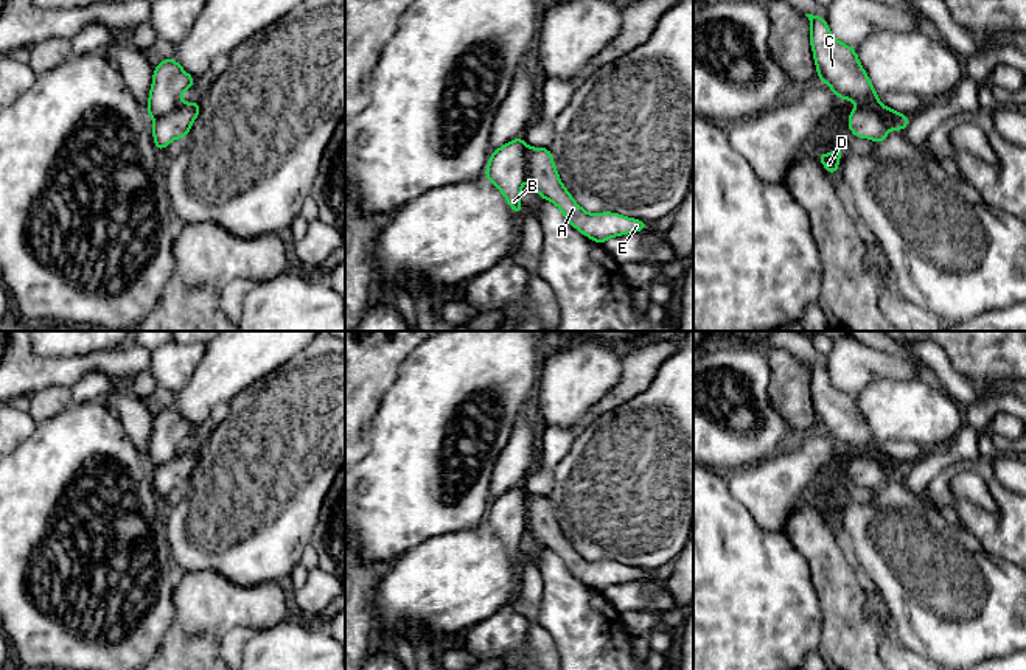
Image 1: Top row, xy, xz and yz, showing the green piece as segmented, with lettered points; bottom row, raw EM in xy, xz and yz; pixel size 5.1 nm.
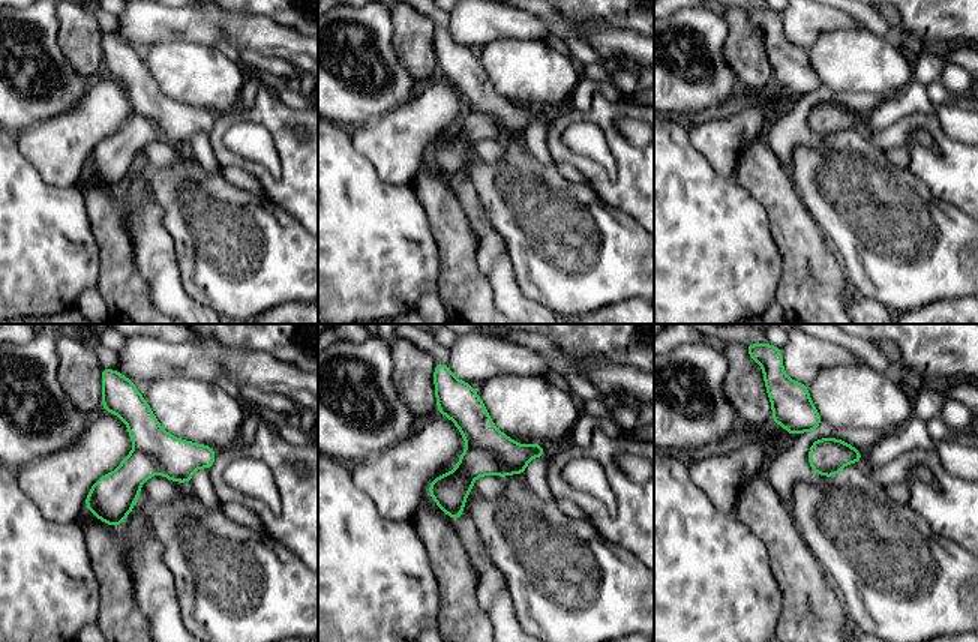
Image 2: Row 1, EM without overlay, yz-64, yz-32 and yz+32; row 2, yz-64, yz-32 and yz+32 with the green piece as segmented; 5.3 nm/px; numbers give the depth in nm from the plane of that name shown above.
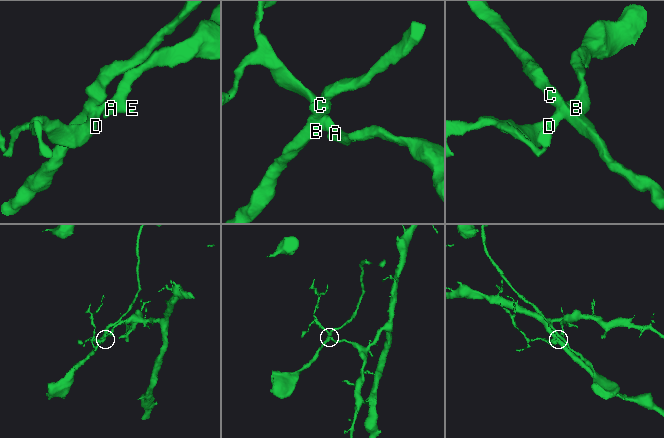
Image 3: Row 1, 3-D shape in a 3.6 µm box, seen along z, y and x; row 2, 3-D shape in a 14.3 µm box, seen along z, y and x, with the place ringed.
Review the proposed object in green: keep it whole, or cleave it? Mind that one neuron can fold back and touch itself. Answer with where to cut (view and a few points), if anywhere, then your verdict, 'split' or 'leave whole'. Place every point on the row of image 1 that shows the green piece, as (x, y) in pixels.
yz (857, 106), (886, 111), (891, 115), (893, 128) | split

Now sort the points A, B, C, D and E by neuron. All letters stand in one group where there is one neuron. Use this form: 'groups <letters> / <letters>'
groups A D E / B C

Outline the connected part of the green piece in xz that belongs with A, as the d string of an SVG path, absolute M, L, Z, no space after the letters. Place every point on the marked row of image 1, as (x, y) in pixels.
M525 145L527 179L541 199L553 202L567 222L592 241L603 244L609 238L642 232L647 222L631 219L617 213L588 213L566 190L560 180L553 157L549 148L532 148Z

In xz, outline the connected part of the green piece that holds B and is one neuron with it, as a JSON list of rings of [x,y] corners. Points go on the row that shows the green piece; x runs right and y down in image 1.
[[[518,137],[493,151],[485,177],[504,194],[515,213],[522,213],[519,201],[522,185],[527,179],[525,143]]]

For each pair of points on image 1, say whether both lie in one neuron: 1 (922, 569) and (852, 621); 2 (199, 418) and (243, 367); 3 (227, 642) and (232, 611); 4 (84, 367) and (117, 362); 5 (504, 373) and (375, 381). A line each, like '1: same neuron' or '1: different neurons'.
1: different neurons
2: same neuron
3: different neurons
4: same neuron
5: different neurons

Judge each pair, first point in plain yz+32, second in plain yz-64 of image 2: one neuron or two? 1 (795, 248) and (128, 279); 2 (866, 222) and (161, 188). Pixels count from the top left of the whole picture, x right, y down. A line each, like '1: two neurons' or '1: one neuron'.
1: one neuron
2: one neuron

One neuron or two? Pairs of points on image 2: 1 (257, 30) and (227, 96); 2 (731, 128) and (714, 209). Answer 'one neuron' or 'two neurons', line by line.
1: two neurons
2: two neurons

